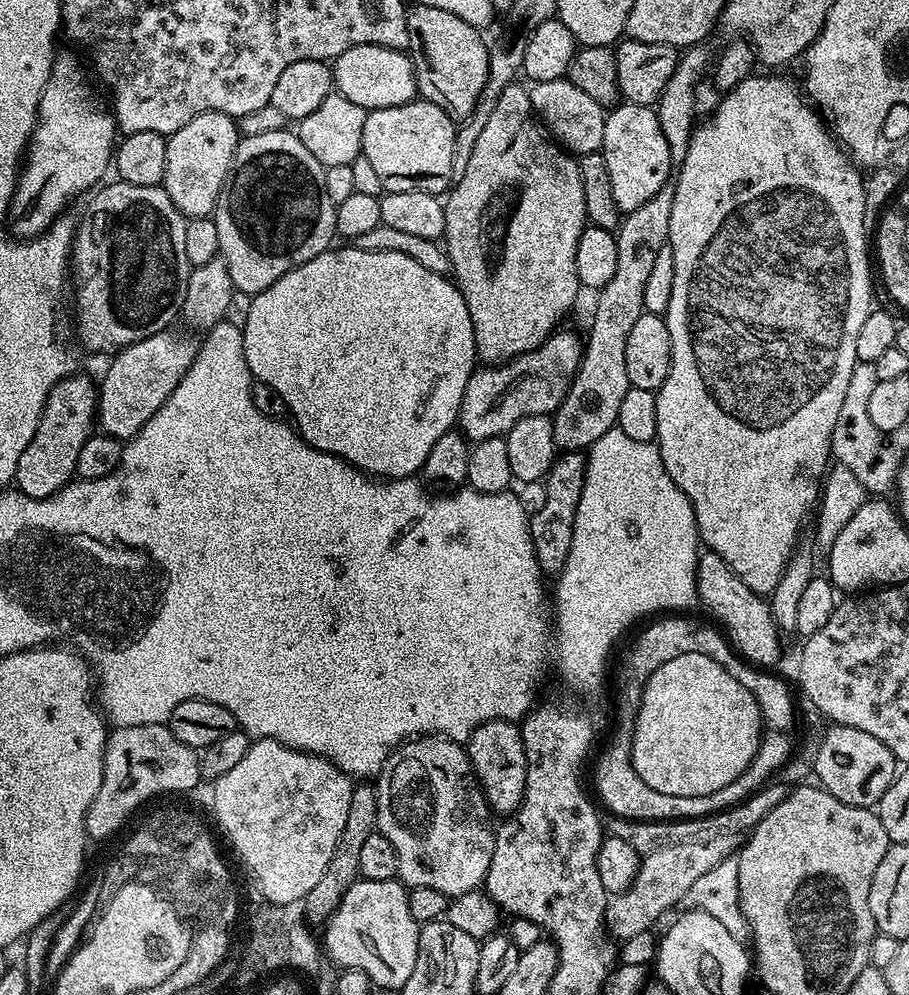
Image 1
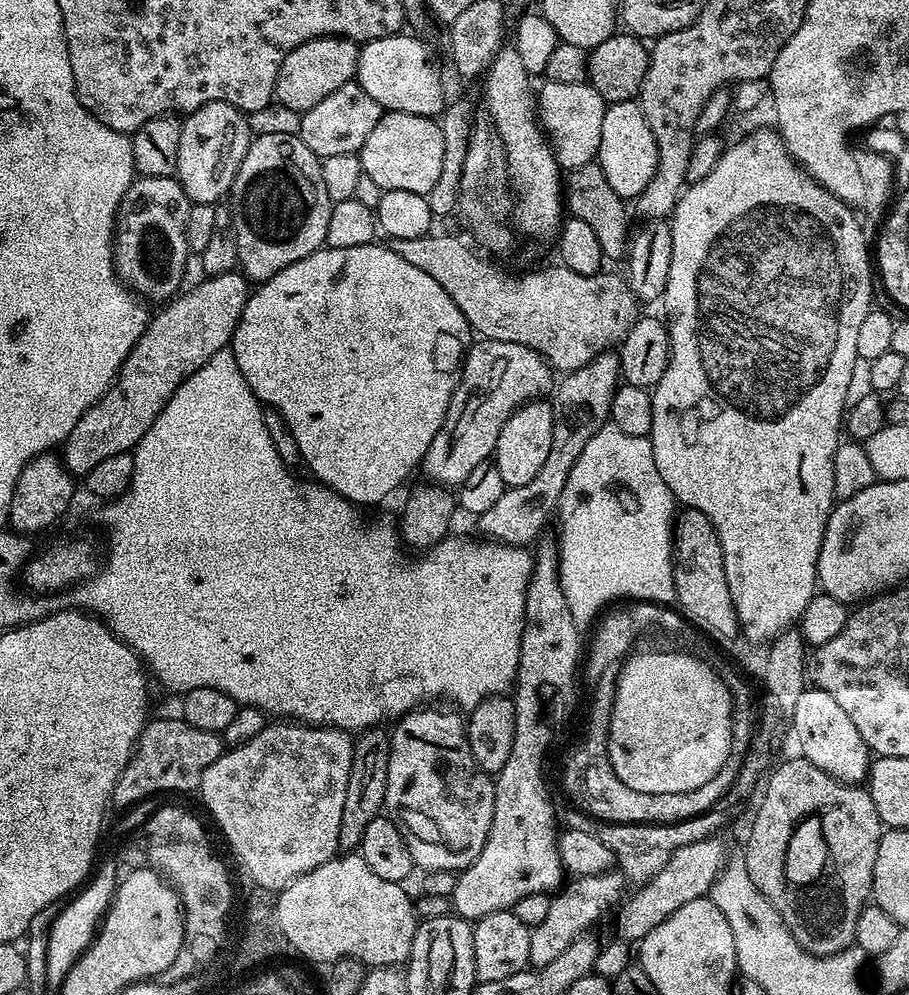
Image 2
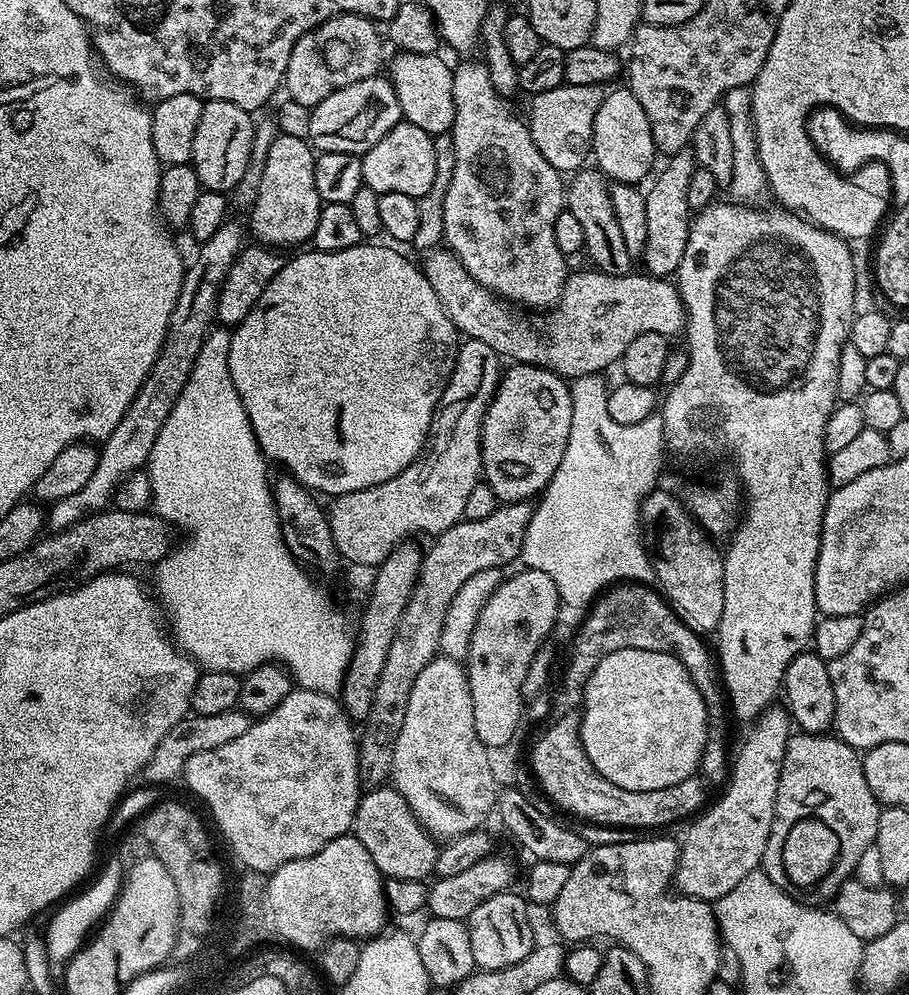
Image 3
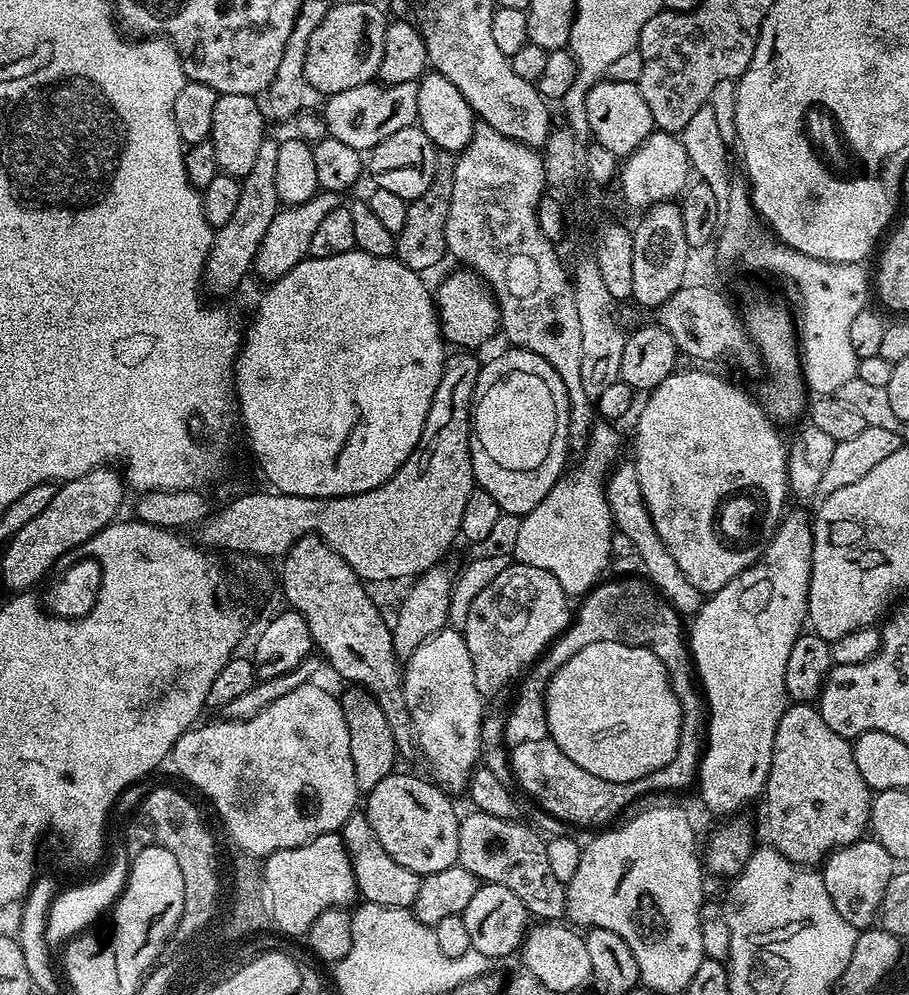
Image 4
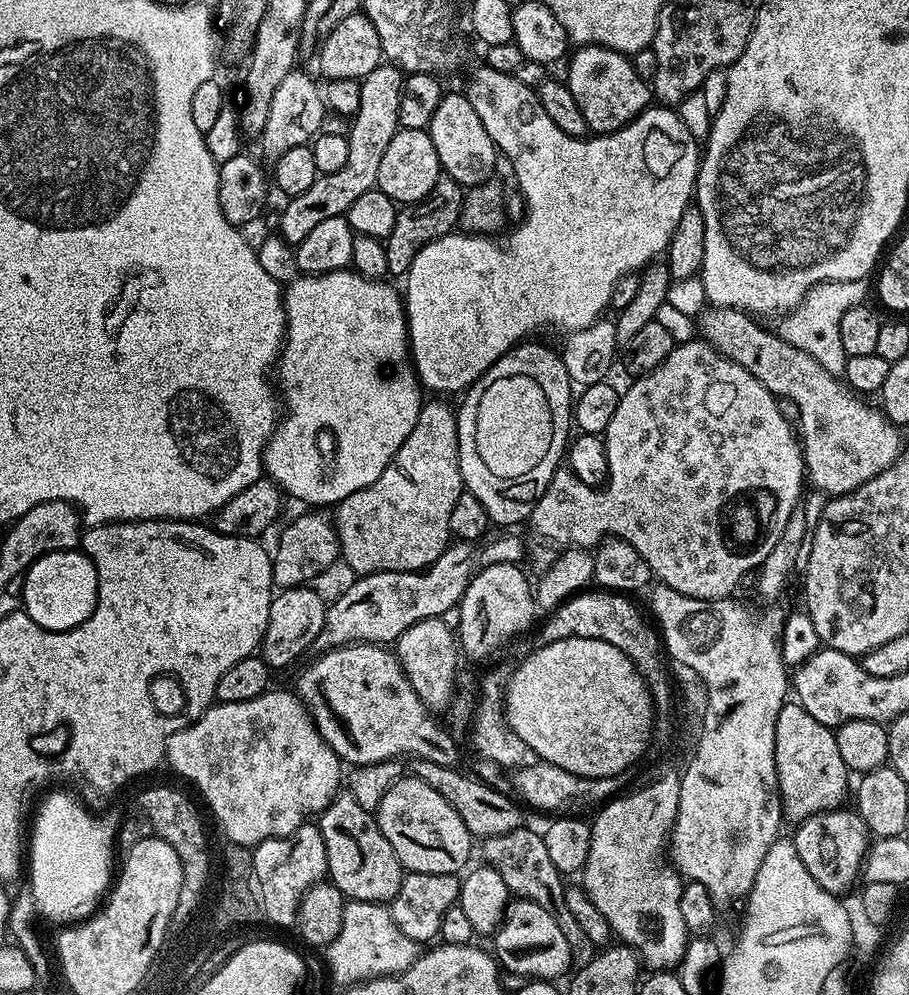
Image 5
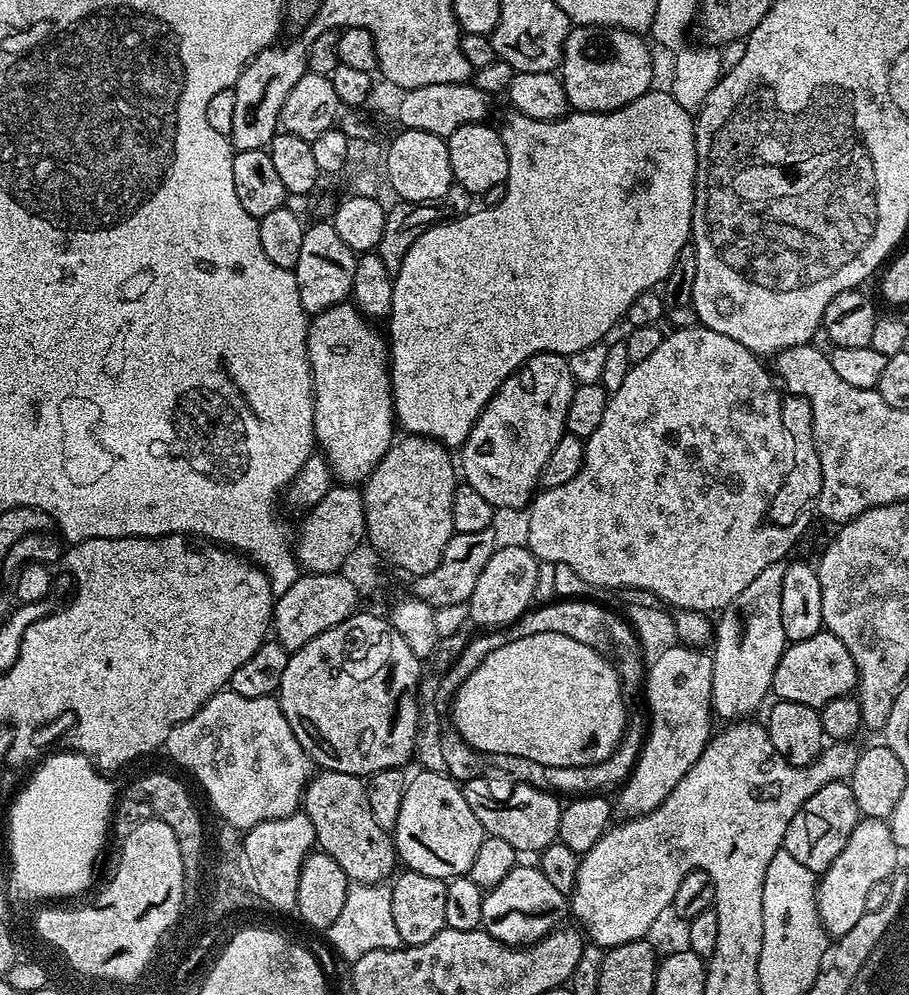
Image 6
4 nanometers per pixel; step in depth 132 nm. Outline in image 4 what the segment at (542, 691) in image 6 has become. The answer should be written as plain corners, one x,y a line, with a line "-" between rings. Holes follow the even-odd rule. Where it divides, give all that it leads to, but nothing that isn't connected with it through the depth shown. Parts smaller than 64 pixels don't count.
590,642
590,646
582,646
582,650
578,650
578,654
574,654
574,658
570,658
552,675
552,680
547,684
542,697
542,708
548,719
548,736
558,746
558,750
562,750
562,754
566,754
566,758
570,758
570,762
582,766
582,770
590,770
590,774
594,774
598,778
606,778
606,782
634,782
654,770
662,770
662,766
666,766
666,762
670,762
670,758
674,758
674,750
678,750
678,738
682,730
682,710
678,698
670,686
666,666
662,666
660,659
649,648
639,648
622,642

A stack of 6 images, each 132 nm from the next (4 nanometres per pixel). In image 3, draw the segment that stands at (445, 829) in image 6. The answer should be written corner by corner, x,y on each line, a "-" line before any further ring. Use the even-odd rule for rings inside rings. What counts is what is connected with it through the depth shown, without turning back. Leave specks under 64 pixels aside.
391,786
368,788
356,807
351,831
374,858
381,876
389,879
427,881
436,870
438,844
410,810
406,798

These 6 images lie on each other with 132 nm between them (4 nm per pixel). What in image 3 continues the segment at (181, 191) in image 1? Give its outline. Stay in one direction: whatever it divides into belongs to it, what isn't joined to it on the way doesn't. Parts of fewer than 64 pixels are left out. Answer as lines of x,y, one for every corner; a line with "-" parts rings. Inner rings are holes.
210,100
205,103
202,118
198,118
198,130
194,133
190,161
198,174
201,189
228,194
238,186
238,182
242,182
242,174
246,174
246,166
250,162
252,140
248,132
253,127
253,113
234,106
234,102

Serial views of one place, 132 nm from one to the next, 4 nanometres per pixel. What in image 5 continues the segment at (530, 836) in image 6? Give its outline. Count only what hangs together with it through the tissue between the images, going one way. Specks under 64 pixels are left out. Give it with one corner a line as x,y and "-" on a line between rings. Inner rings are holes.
416,760
414,766
414,775
422,782
426,782
426,786
438,790
438,794
442,794
442,798
446,798
446,802
450,802
450,806
458,810
458,818
466,822
466,830
470,830
473,838
506,834
525,823
524,816
520,813
521,805
511,795
508,797
506,793
499,792
480,780
471,780
464,770
438,766
429,760

